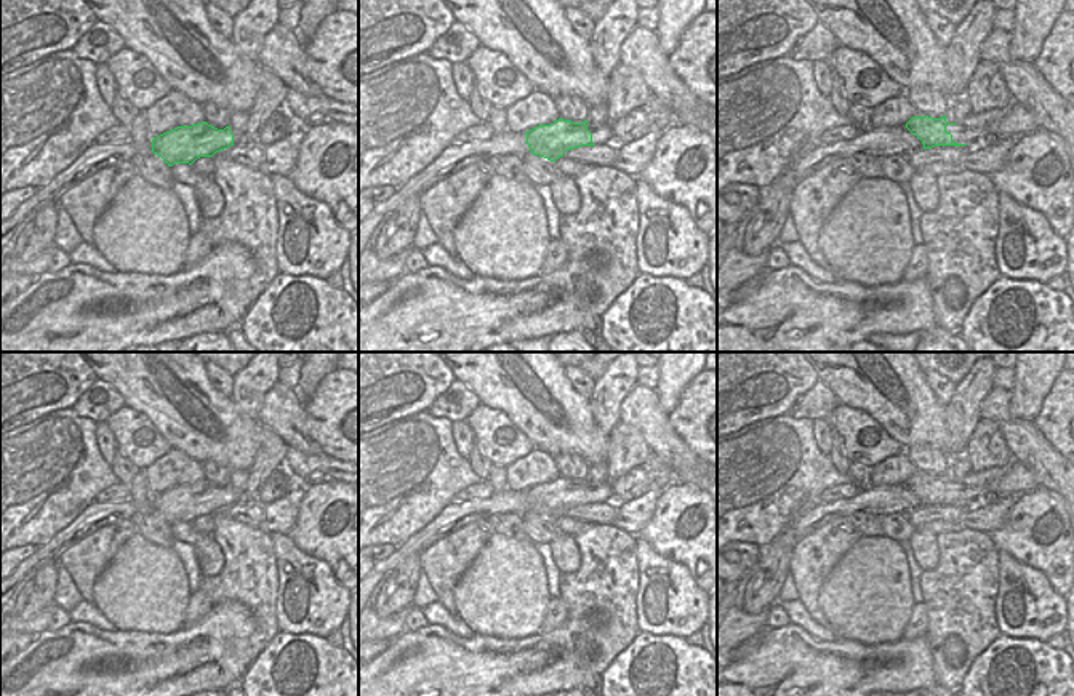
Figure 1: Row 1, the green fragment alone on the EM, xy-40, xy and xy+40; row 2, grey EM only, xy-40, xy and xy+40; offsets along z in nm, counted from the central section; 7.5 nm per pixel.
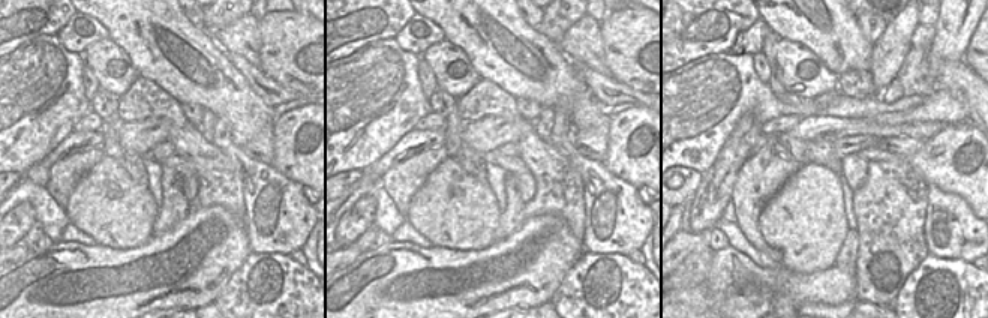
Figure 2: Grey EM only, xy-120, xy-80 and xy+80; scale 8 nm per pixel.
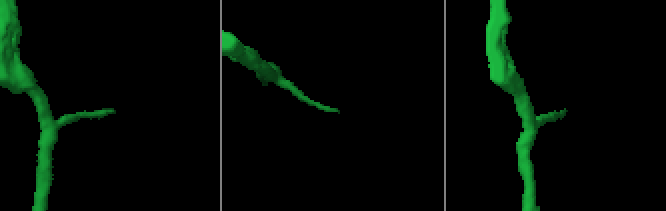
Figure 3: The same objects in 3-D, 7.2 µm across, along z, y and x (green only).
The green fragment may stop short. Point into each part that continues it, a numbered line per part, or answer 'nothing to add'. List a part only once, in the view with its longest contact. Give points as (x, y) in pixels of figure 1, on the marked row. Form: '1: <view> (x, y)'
1: xy+40 (1018, 122)

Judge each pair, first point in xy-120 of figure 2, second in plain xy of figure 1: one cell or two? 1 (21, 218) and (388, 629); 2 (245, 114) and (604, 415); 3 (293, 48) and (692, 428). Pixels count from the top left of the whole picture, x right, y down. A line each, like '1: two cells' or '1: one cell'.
1: two cells
2: two cells
3: one cell

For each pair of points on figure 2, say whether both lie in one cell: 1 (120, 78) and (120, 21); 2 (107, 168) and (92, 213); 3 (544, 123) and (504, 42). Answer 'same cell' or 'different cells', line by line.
1: different cells
2: same cell
3: different cells

